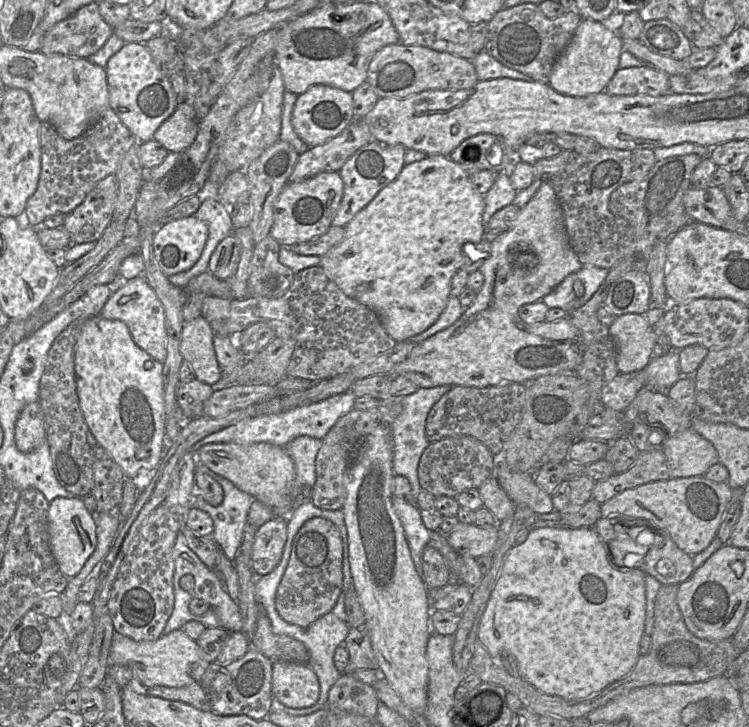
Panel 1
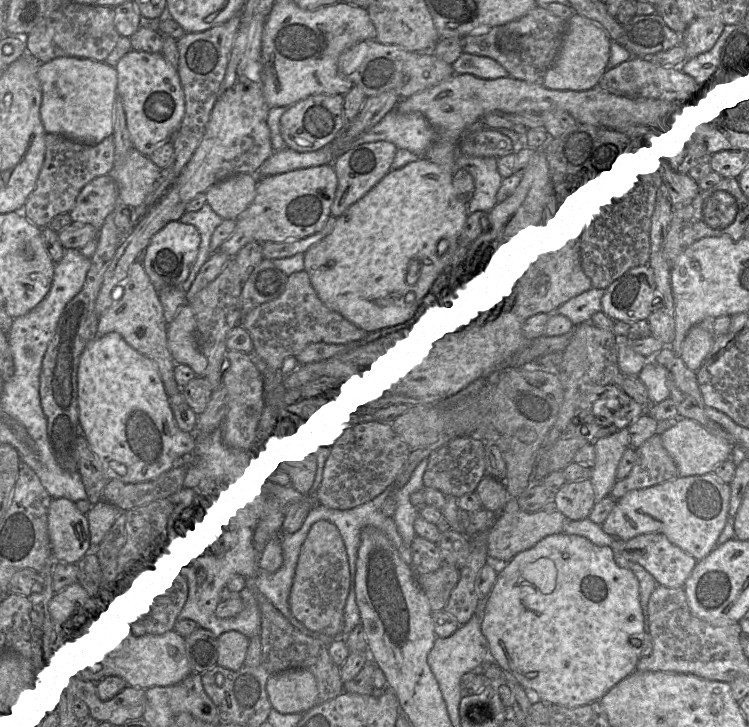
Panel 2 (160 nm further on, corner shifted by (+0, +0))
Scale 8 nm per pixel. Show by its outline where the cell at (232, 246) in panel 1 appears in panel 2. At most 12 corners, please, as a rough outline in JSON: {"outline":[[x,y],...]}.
{"outline":[[332,164],[259,177],[219,250],[321,231]]}

